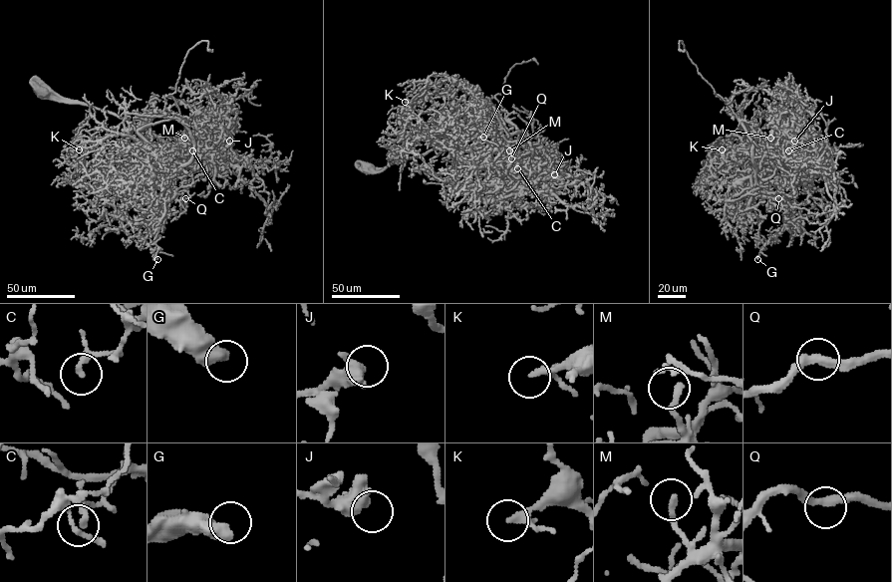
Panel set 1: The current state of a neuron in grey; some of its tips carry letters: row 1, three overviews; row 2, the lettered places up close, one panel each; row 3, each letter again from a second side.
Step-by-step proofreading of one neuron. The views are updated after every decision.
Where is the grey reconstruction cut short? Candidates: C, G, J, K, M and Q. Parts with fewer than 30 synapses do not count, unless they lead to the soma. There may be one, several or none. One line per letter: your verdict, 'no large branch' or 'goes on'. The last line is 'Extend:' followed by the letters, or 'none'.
C: no large branch
G: no large branch
J: no large branch
K: no large branch
M: no large branch
Q: no large branch
Extend: none

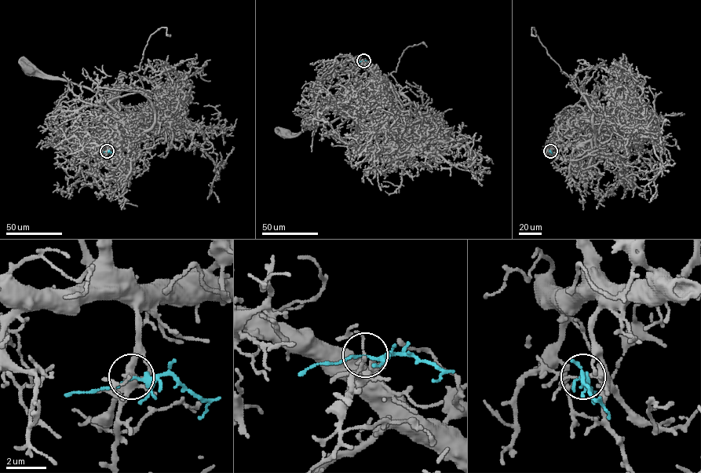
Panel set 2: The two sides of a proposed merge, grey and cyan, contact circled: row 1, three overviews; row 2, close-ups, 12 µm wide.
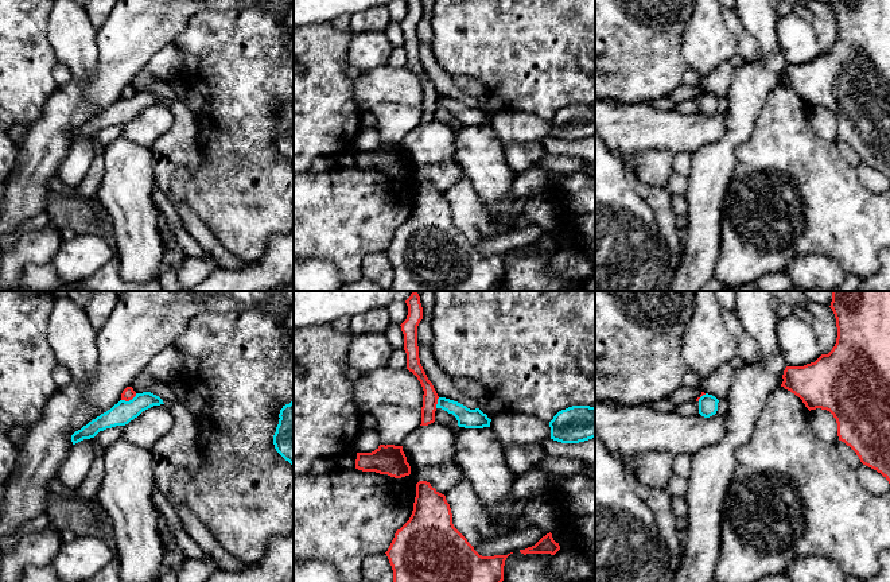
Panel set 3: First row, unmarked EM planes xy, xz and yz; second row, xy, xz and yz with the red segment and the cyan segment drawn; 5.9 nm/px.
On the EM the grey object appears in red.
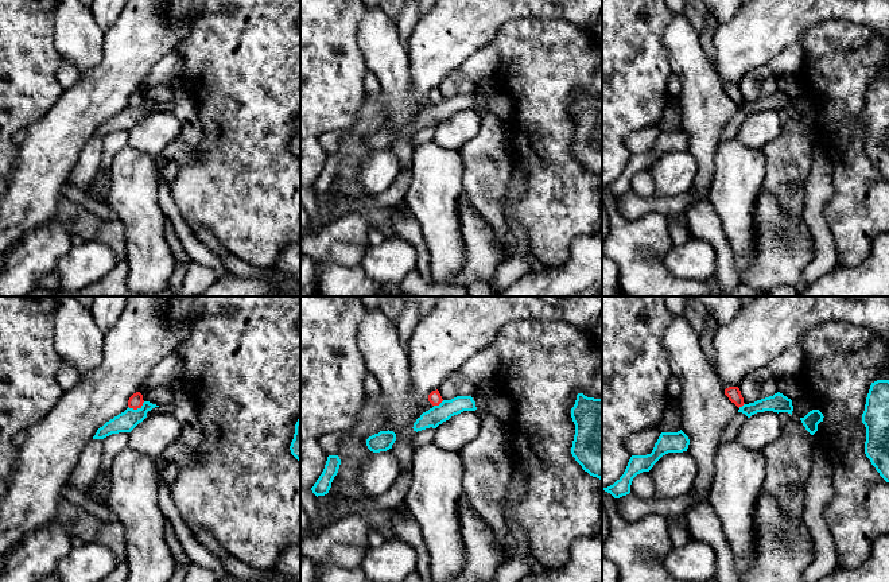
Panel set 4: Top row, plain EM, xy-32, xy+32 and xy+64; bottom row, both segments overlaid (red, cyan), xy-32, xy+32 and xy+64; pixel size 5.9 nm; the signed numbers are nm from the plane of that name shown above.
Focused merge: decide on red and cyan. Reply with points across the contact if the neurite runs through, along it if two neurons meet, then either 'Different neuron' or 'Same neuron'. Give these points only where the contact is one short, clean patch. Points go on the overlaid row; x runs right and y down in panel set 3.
Boundary: xy (136, 394), (128, 400), (121, 400). Different neuron

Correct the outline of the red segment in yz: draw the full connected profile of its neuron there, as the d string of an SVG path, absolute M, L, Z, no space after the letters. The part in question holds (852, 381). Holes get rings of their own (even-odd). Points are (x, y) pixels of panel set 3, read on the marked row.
M832 291L829 307L837 327L835 346L815 362L786 366L781 387L798 396L809 411L829 411L837 423L839 441L850 446L863 465L881 473L890 484L890 291Z

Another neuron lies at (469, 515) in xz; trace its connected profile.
M466 477L444 496L451 508L454 527L473 547L513 531L493 521Z

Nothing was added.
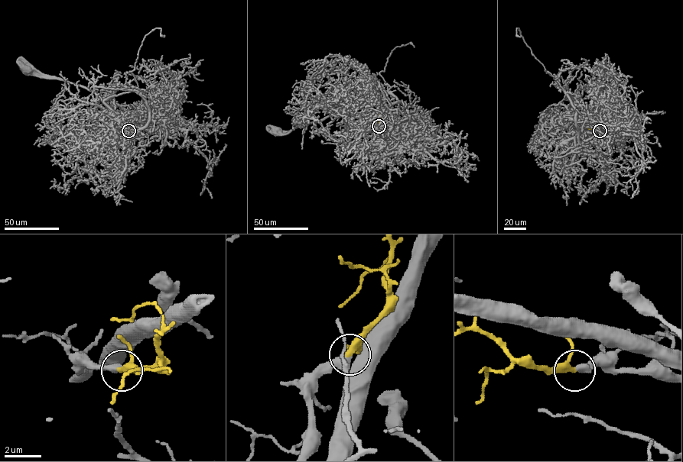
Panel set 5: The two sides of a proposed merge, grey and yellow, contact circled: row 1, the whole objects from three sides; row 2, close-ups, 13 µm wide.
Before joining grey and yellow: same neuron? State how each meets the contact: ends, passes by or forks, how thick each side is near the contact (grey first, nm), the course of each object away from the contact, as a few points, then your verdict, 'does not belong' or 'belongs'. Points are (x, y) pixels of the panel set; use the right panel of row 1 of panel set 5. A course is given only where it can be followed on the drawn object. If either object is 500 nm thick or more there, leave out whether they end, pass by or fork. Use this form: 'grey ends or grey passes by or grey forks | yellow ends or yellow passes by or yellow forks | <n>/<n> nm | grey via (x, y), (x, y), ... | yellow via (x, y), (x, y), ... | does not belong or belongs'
grey ends | yellow passes by | 460/280 nm | grey via (600, 130), (609, 127), (581, 117), (574, 111), (575, 104), (606, 66) | yellow via (600, 130), (587, 127) | belongs

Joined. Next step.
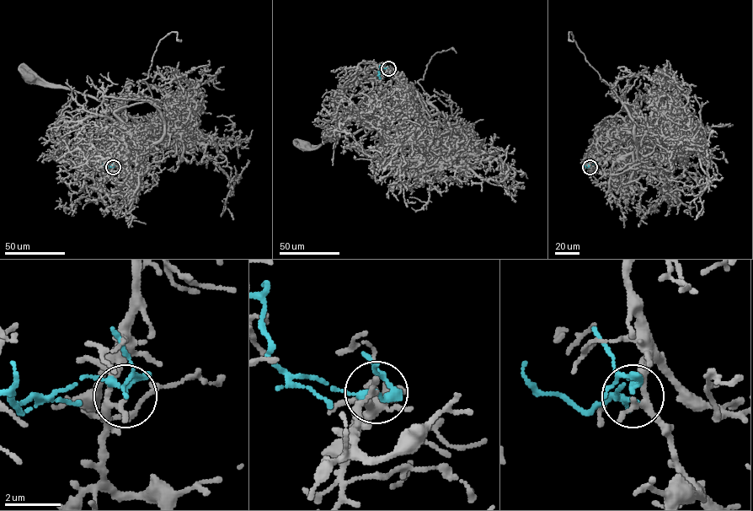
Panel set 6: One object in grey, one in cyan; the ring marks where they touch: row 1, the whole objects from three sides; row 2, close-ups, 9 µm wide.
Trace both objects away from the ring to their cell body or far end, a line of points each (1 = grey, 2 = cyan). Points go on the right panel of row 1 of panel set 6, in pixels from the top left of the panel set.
1: (589, 167), (590, 161), (616, 159), (635, 147), (638, 132), (633, 115), (667, 74)
2: (590, 167), (585, 167), (600, 162)

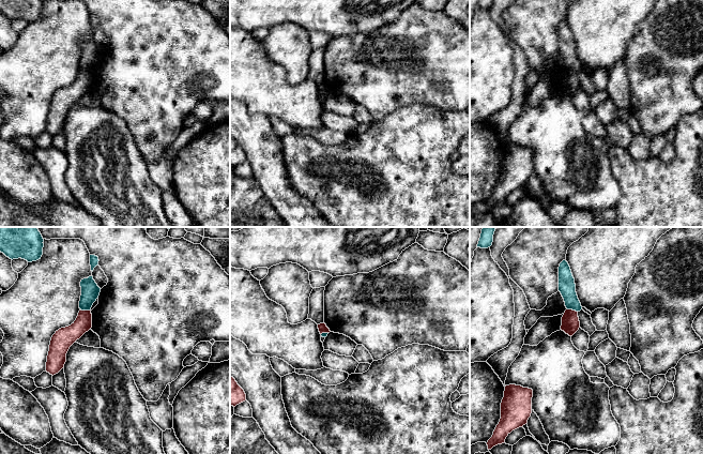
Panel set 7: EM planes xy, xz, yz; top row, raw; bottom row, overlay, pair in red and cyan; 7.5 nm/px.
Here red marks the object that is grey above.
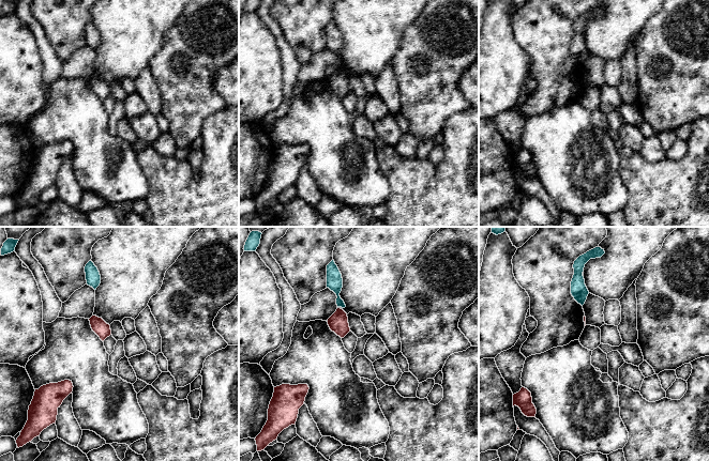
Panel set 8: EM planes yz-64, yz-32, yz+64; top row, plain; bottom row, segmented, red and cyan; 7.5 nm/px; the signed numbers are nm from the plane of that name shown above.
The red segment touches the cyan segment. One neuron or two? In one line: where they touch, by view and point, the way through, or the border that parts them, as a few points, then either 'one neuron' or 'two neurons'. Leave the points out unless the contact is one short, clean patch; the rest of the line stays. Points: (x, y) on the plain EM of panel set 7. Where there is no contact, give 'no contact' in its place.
meets red in yz at (571, 70); two neurons

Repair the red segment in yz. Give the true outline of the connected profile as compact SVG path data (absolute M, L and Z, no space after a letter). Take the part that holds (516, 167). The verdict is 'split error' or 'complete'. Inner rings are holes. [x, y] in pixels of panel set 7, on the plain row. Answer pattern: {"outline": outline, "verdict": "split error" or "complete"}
{"outline": "M516 145L505 147L501 163L501 179L492 197L487 202L488 210L504 203L513 191L528 183L532 173L532 157L532 149Z", "verdict": "complete"}

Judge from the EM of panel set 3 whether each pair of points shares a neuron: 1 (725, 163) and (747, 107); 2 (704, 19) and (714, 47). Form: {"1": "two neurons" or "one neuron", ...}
{"1": "one neuron", "2": "one neuron"}

